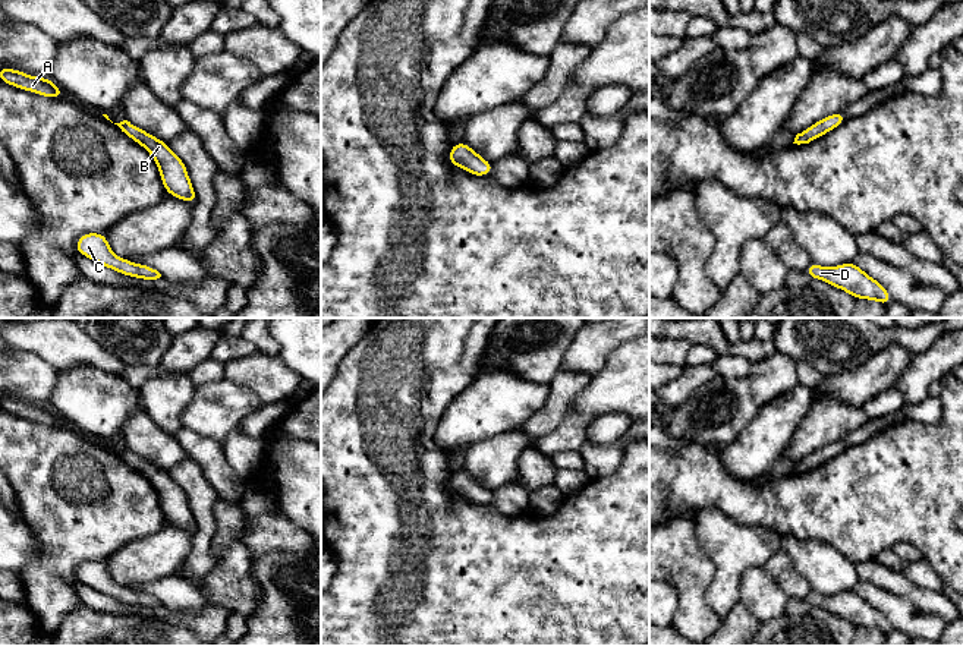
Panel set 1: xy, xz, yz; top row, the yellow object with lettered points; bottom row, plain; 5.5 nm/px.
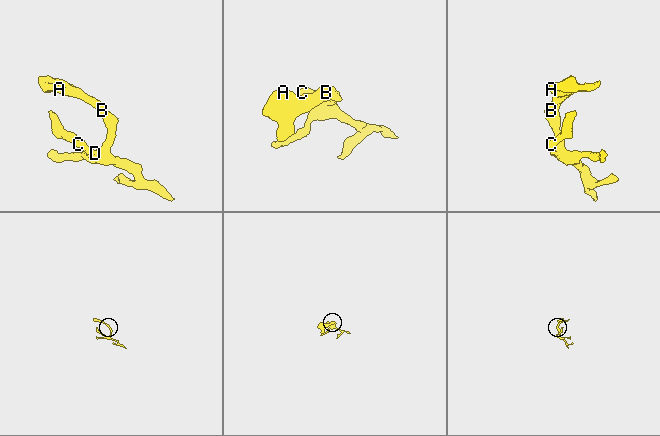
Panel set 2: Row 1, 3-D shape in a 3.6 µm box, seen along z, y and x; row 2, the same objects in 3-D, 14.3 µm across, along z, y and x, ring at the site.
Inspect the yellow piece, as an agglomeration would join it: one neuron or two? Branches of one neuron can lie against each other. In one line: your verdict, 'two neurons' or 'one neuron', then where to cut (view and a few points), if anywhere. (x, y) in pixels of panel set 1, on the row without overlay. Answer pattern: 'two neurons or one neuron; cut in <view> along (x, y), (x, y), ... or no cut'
one neuron; no cut

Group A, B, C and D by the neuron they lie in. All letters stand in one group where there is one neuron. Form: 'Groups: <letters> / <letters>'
Groups: A B C D

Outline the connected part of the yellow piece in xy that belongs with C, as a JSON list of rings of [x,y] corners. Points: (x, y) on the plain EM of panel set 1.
[[[85,561],[76,568],[76,580],[123,604],[157,608],[161,602],[150,593],[114,583],[104,561]]]

